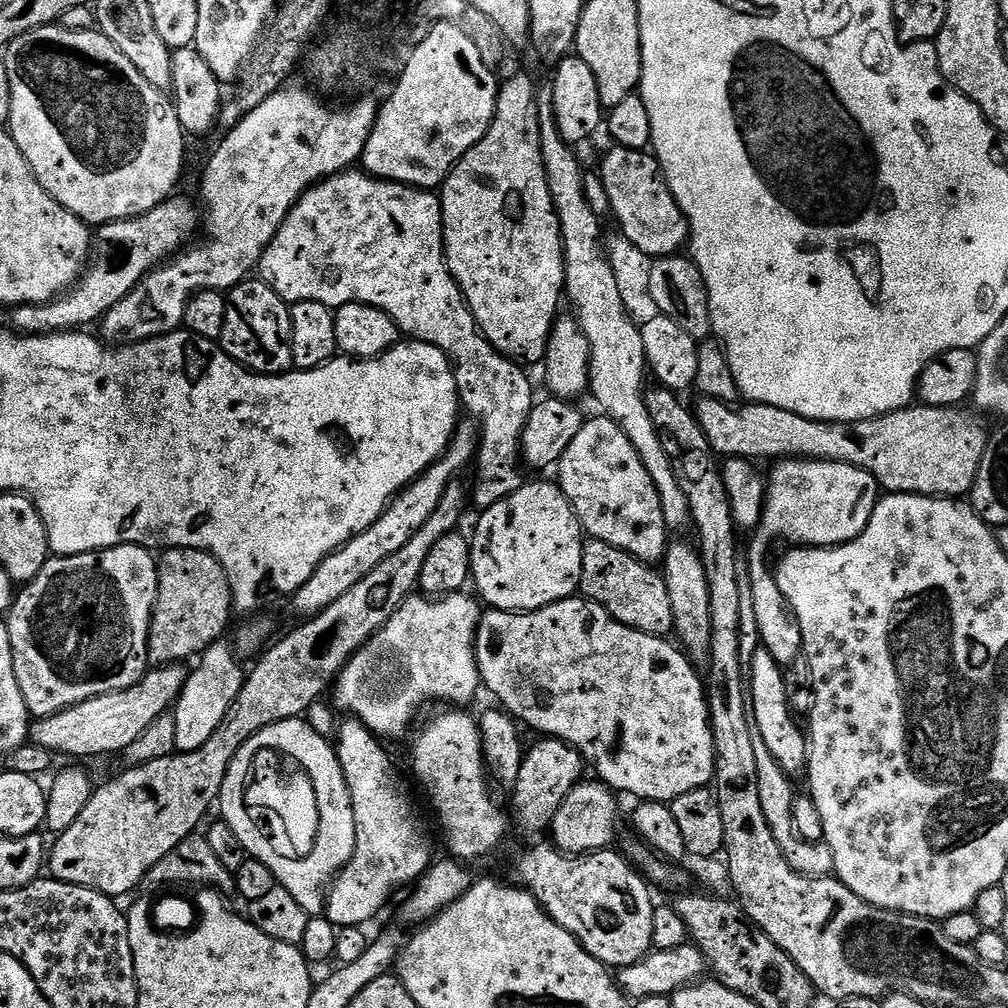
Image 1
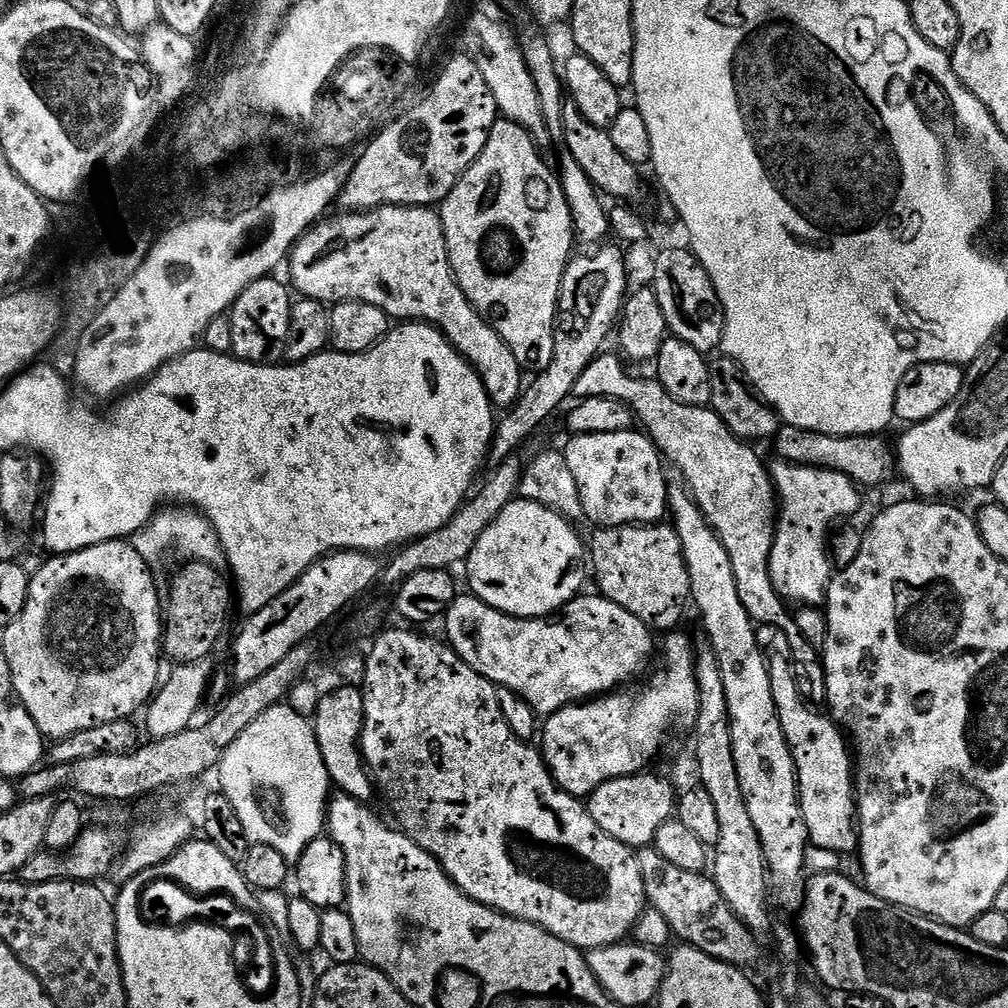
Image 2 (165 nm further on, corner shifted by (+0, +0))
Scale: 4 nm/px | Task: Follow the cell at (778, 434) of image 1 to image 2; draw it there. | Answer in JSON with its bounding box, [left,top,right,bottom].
[774,427,894,485]

